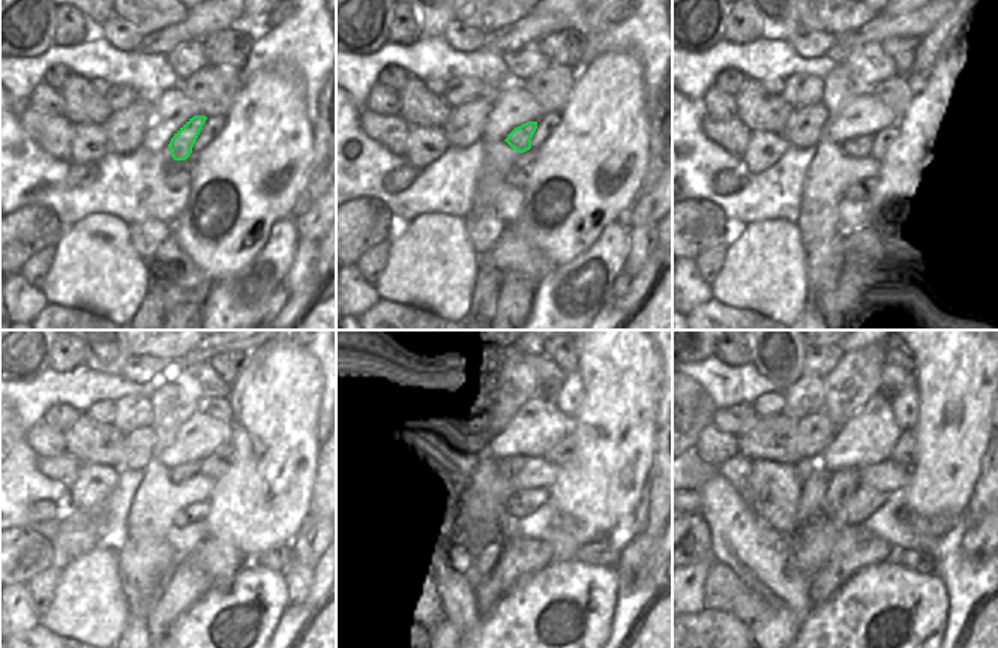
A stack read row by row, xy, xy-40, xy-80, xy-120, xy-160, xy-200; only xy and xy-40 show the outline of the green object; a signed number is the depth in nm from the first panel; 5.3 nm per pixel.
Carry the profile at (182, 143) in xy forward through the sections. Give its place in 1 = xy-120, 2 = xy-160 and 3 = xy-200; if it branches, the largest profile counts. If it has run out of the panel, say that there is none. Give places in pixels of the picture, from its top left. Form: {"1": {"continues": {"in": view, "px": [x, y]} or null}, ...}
{"1": {"continues": {"in": "xy-120", "px": [188, 470]}}, "2": {"continues": {"in": "xy-160", "px": [509, 468]}}, "3": {"continues": {"in": "xy-200", "px": [842, 483]}}}

